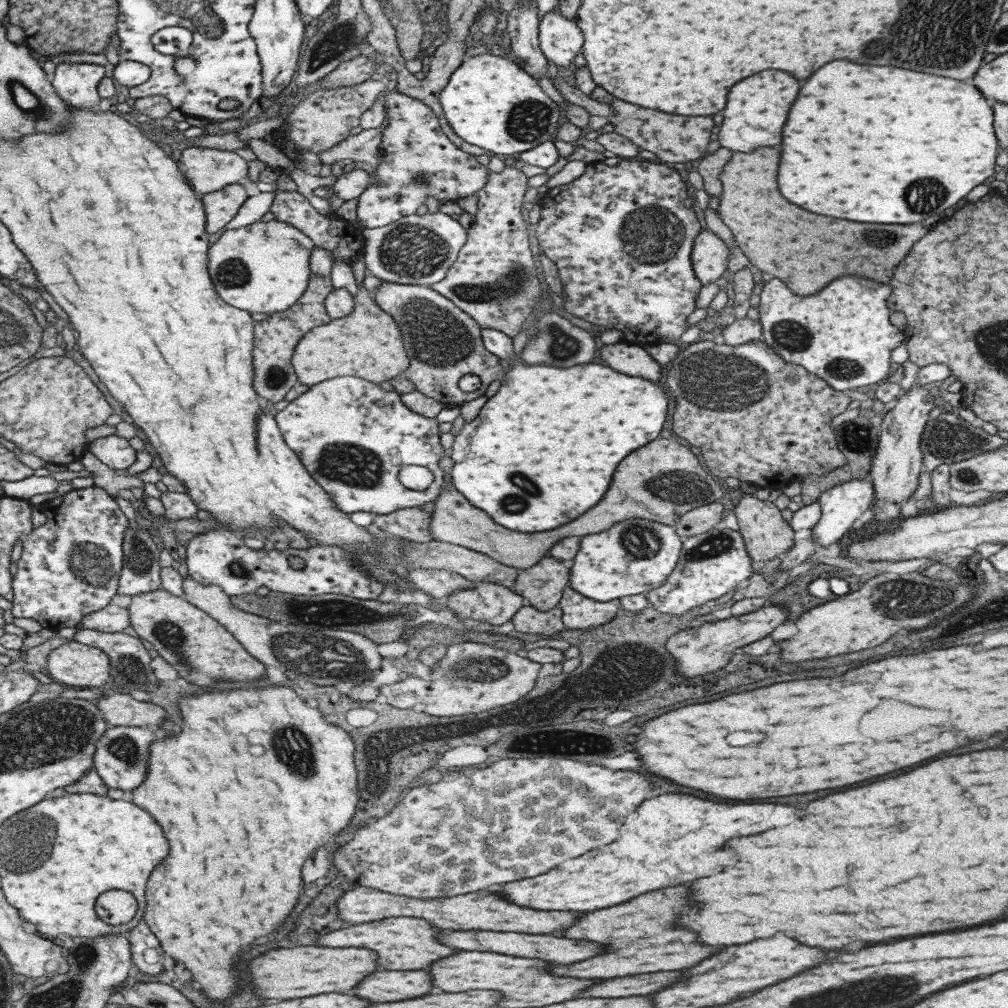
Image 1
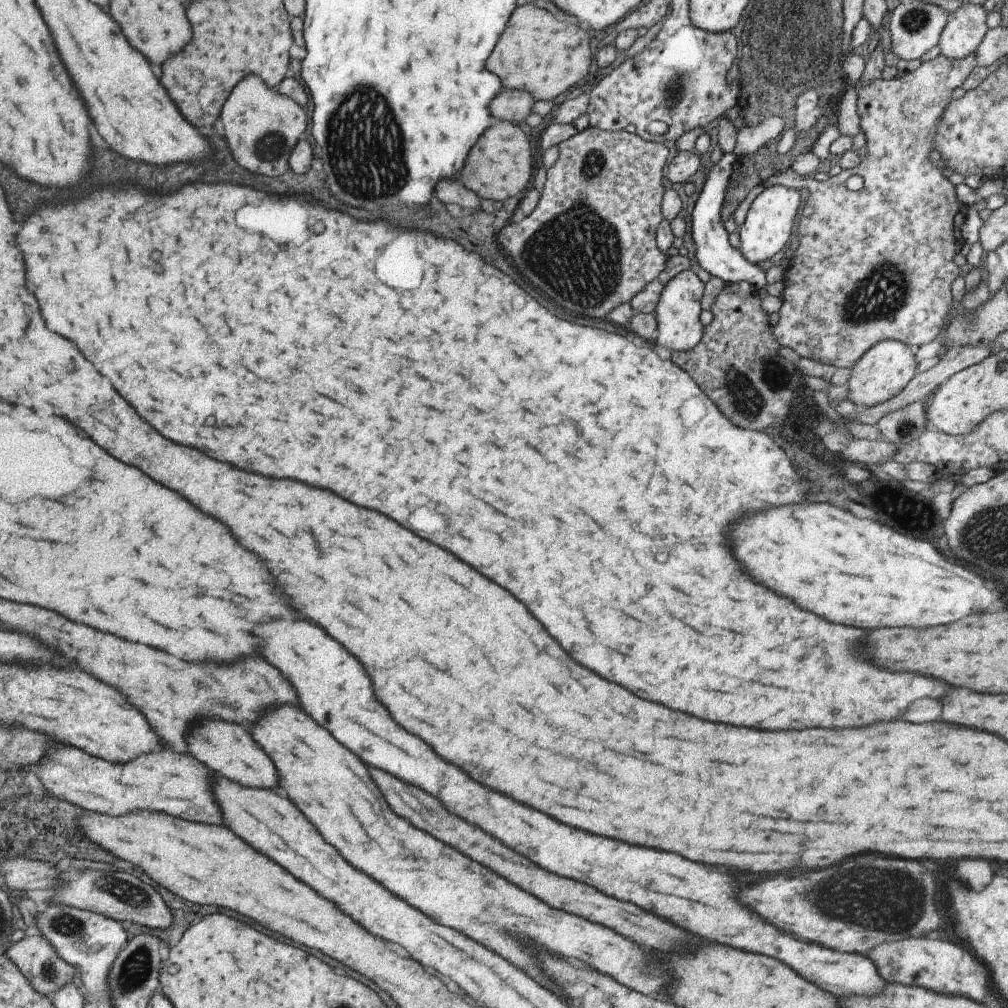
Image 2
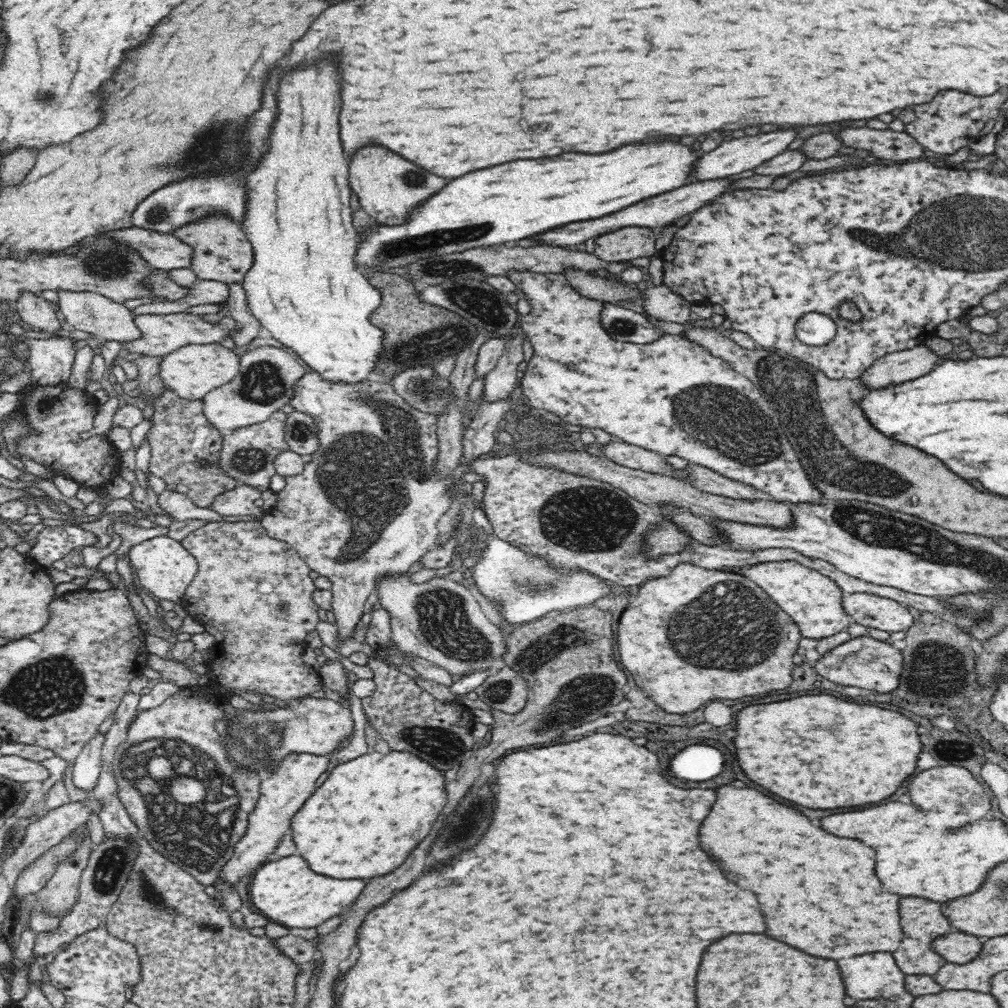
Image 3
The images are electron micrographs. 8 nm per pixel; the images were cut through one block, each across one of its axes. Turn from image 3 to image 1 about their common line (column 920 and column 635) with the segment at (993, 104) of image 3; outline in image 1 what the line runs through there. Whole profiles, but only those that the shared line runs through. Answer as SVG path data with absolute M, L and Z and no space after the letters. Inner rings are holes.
M614 97L609 107L613 110L607 120L614 125L614 132L629 138L641 150L653 152L665 162L697 162L707 152L708 143L712 140L710 132L714 128L714 122L710 116L678 116L678 114L664 114L659 110L644 110L641 106L630 104Z

